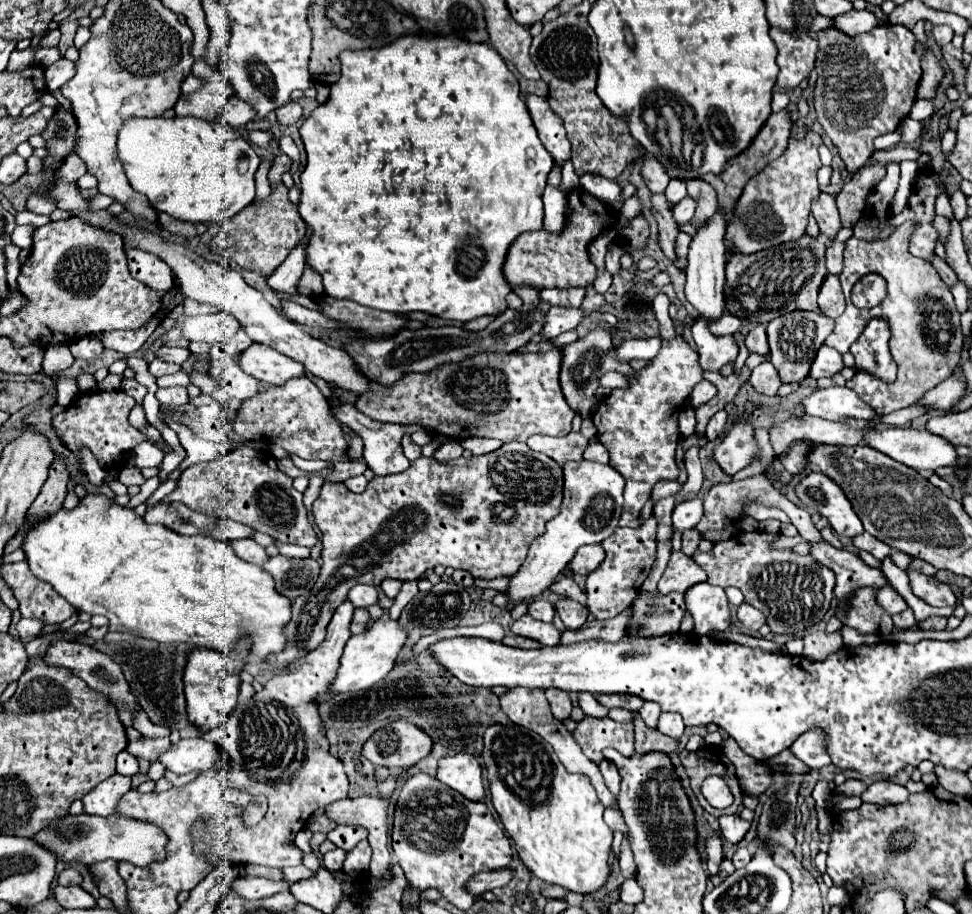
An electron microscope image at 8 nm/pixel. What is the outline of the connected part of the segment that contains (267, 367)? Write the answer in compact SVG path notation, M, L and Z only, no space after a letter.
M251 344L247 350L243 350L237 358L237 364L241 366L245 374L261 380L263 384L271 384L271 386L283 384L289 378L305 374L301 364L261 344Z

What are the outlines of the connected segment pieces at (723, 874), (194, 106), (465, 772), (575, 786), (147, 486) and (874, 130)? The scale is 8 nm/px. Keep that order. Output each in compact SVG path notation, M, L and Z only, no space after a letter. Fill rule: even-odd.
M725 858L723 862L721 862L721 868L719 868L719 872L715 874L715 876L711 876L711 882L717 886L717 884L721 884L729 874L733 874L735 872L735 866L733 866L733 862L729 860L729 858Z
M215 72L209 82L201 86L199 92L191 96L181 96L175 104L175 114L177 116L195 116L207 122L219 122L221 114L225 110L227 100L235 96L233 86L221 72Z
M459 752L455 756L445 756L439 762L437 780L447 784L449 788L457 790L467 800L483 800L485 786L483 786L483 768L475 756Z
M493 724L485 732L485 746L483 746L483 760L487 766L487 778L491 784L493 806L505 826L507 836L515 842L515 850L527 870L545 880L547 884L555 884L565 888L567 892L579 894L595 894L603 888L611 876L609 866L609 852L613 842L613 832L603 822L605 806L597 798L597 792L591 780L585 774L569 774L565 766L557 760L553 748L541 742L539 736L517 736L517 726Z
M159 475L152 477L145 481L140 487L138 495L133 496L130 501L125 505L127 508L135 508L139 504L143 503L155 490L159 487Z
M877 26L873 32L847 36L835 28L819 32L815 110L817 122L829 134L849 174L869 164L873 138L895 132L909 116L921 80L921 58L915 54L915 36L905 26Z

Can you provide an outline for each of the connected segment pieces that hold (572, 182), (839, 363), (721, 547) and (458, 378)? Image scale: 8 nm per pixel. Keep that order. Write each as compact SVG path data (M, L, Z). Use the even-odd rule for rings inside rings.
M571 160L562 166L562 182L559 189L567 194L572 188L579 187L579 177L575 174Z
M821 346L817 352L817 358L811 366L811 378L823 378L823 376L835 376L845 368L843 358L837 350L829 346Z
M739 530L733 538L729 538L725 542L715 542L711 552L697 550L693 554L693 560L707 572L709 584L715 584L721 588L727 588L727 586L739 588L751 606L765 612L769 628L777 634L799 634L799 632L807 630L809 626L817 624L829 610L833 588L835 588L833 570L825 568L823 564L817 564L817 560L813 560L813 556L799 556L791 548L773 548L773 534L769 534L769 532L761 532L761 530L741 532Z
M561 348L539 354L513 354L513 352L479 352L469 360L443 364L425 374L405 374L391 386L379 382L369 382L369 390L359 394L357 408L379 422L395 424L419 424L431 434L443 434L453 440L465 440L471 436L497 438L501 442L525 442L533 434L545 436L567 436L571 432L571 422L575 412L565 404L559 386L561 368Z

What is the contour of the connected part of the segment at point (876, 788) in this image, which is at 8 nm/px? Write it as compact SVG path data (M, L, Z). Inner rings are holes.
M875 782L871 784L863 794L861 794L861 800L863 802L871 802L871 804L879 804L879 806L885 806L885 804L901 804L909 798L909 792L905 786L899 786L895 782Z

